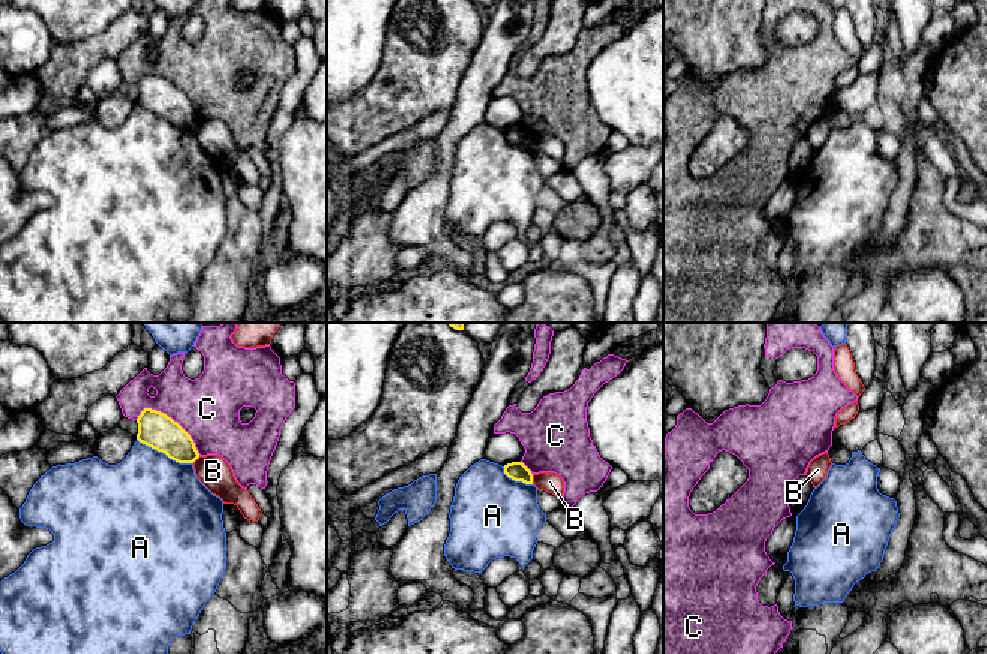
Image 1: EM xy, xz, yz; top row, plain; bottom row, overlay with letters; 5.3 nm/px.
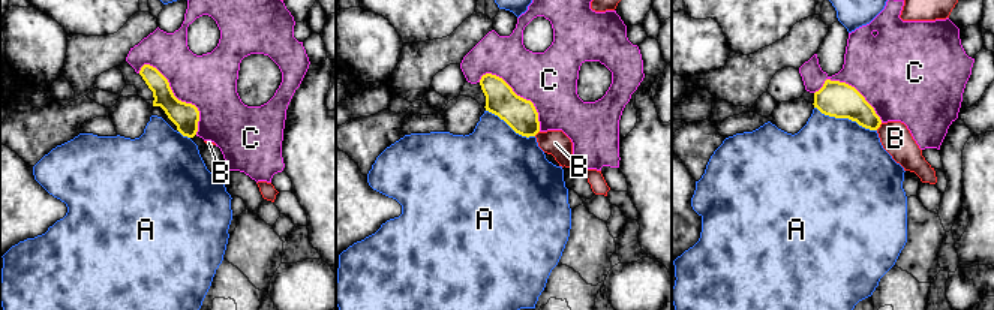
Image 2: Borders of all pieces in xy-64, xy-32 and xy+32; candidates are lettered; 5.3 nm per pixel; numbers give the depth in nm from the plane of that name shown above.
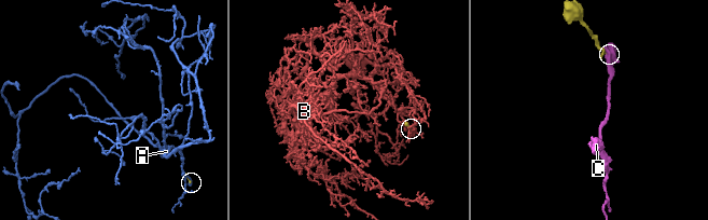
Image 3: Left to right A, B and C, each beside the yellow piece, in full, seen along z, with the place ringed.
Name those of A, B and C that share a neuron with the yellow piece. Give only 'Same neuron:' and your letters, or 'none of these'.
Same neuron: none of these

